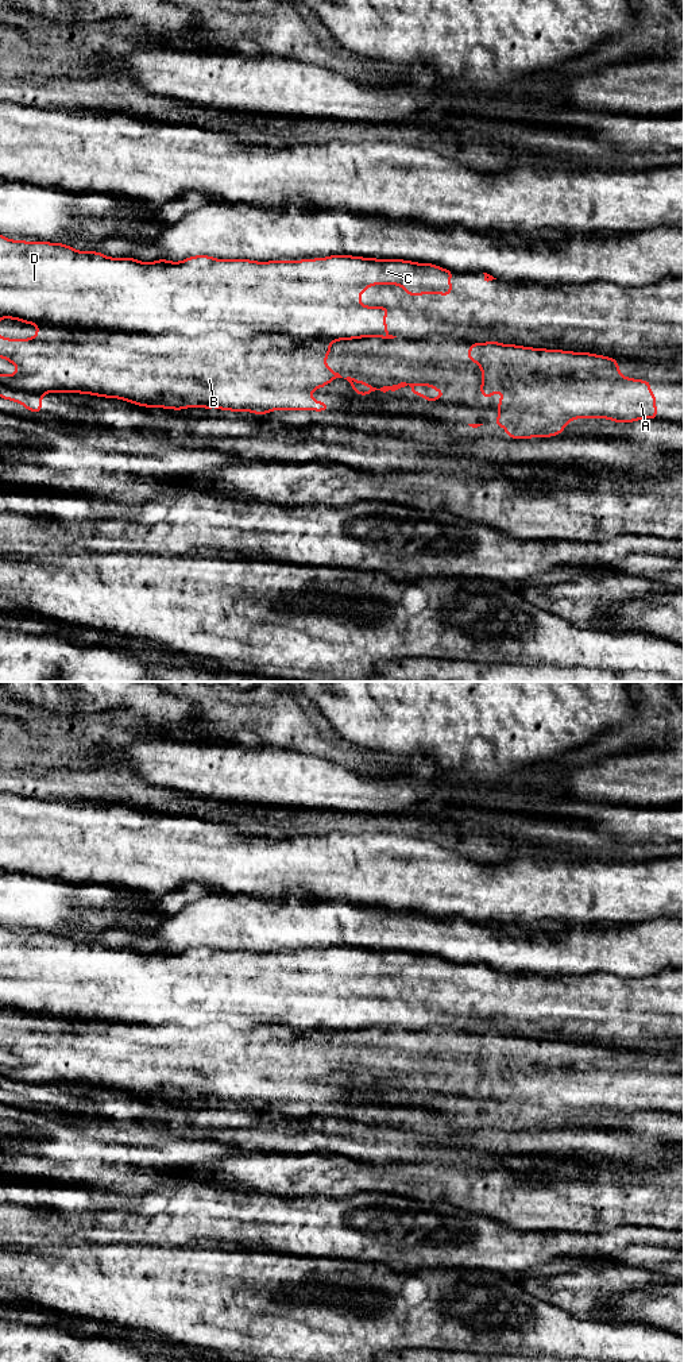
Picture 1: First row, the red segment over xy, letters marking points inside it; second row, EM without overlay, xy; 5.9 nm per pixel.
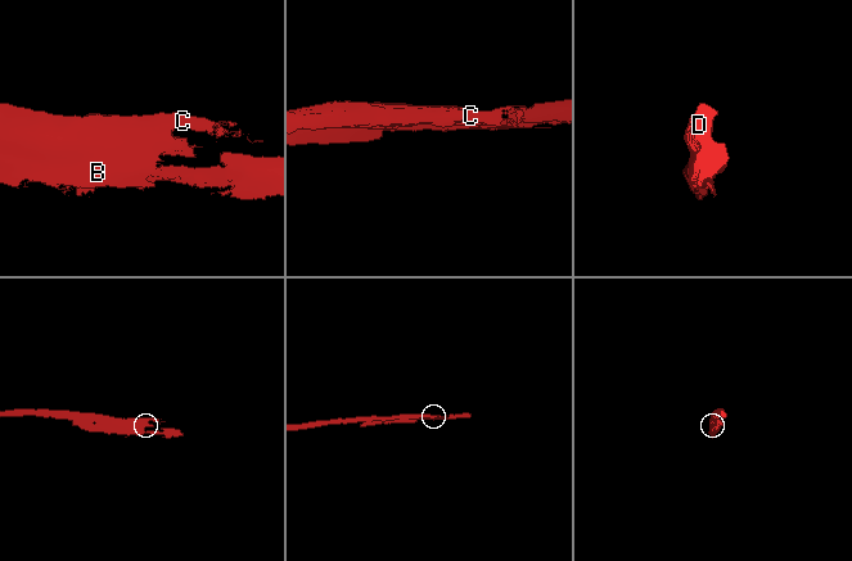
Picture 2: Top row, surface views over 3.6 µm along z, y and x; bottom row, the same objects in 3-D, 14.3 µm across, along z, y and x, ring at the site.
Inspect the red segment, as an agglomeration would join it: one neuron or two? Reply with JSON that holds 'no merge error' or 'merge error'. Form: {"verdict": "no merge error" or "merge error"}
{"verdict": "merge error"}

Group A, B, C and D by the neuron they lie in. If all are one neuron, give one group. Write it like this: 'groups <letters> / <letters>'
groups A B C / D

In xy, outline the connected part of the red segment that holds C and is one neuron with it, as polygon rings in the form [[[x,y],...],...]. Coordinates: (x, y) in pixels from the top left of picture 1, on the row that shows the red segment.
[[[329,255],[326,258],[316,258],[316,259],[302,259],[301,261],[301,270],[302,273],[308,273],[310,269],[314,269],[318,275],[322,271],[324,278],[318,278],[317,281],[309,282],[306,279],[291,281],[290,283],[290,333],[267,333],[262,336],[251,336],[251,337],[237,337],[232,336],[225,331],[206,331],[197,336],[188,336],[185,333],[177,331],[162,331],[158,333],[150,333],[143,331],[134,331],[134,329],[120,329],[120,328],[101,328],[101,327],[76,327],[72,324],[55,324],[53,321],[35,321],[35,320],[23,320],[13,316],[0,316],[0,323],[3,317],[8,317],[11,320],[19,320],[26,324],[34,324],[38,327],[36,335],[28,339],[7,339],[0,336],[0,358],[5,359],[16,366],[16,374],[0,374],[0,397],[4,400],[15,401],[22,404],[26,409],[39,413],[42,412],[42,396],[45,393],[81,393],[81,394],[92,394],[97,397],[105,398],[119,398],[139,406],[146,408],[165,408],[165,409],[174,409],[181,410],[186,408],[217,408],[221,410],[232,410],[232,412],[252,412],[255,414],[263,416],[273,410],[316,410],[324,412],[329,410],[329,405],[322,401],[316,401],[310,397],[310,393],[316,389],[326,386],[336,378],[343,378],[339,373],[332,371],[325,360],[331,354],[331,344],[339,340],[351,340],[351,339],[362,339],[362,337],[382,337],[382,339],[394,339],[397,336],[387,333],[387,323],[384,317],[390,313],[390,309],[384,306],[366,306],[360,304],[360,294],[366,292],[368,286],[374,285],[398,285],[401,286],[406,296],[421,296],[421,294],[441,294],[449,296],[452,293],[452,283],[451,277],[455,274],[447,269],[432,263],[417,263],[411,261],[403,259],[375,259],[375,258],[362,258],[362,256],[351,256],[351,255]]]

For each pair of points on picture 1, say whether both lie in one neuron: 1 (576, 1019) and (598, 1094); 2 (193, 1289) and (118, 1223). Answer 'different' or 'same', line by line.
1: different
2: different

